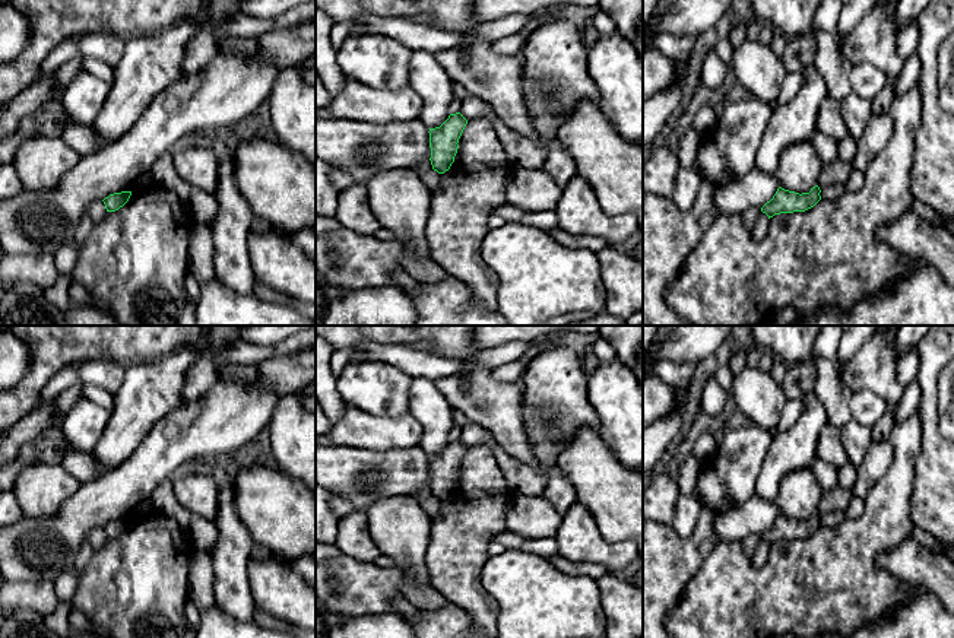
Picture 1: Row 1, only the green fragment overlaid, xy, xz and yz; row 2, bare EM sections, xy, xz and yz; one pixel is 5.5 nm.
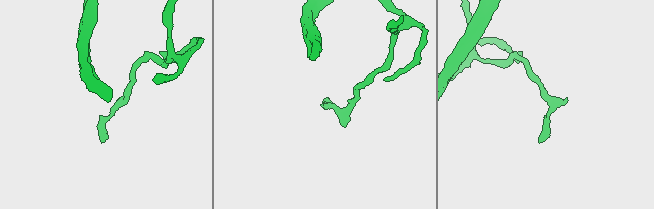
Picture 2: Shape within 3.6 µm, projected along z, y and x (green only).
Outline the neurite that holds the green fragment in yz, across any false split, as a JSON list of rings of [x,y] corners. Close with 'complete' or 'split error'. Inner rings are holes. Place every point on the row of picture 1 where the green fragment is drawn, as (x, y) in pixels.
[[[818,185],[812,187],[809,193],[802,194],[779,187],[773,199],[761,207],[761,212],[768,219],[780,213],[805,212],[821,200],[820,193]]] | complete

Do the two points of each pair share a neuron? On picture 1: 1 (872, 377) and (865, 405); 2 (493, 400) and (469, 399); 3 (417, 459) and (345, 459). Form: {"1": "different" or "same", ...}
{"1": "different", "2": "same", "3": "same"}

